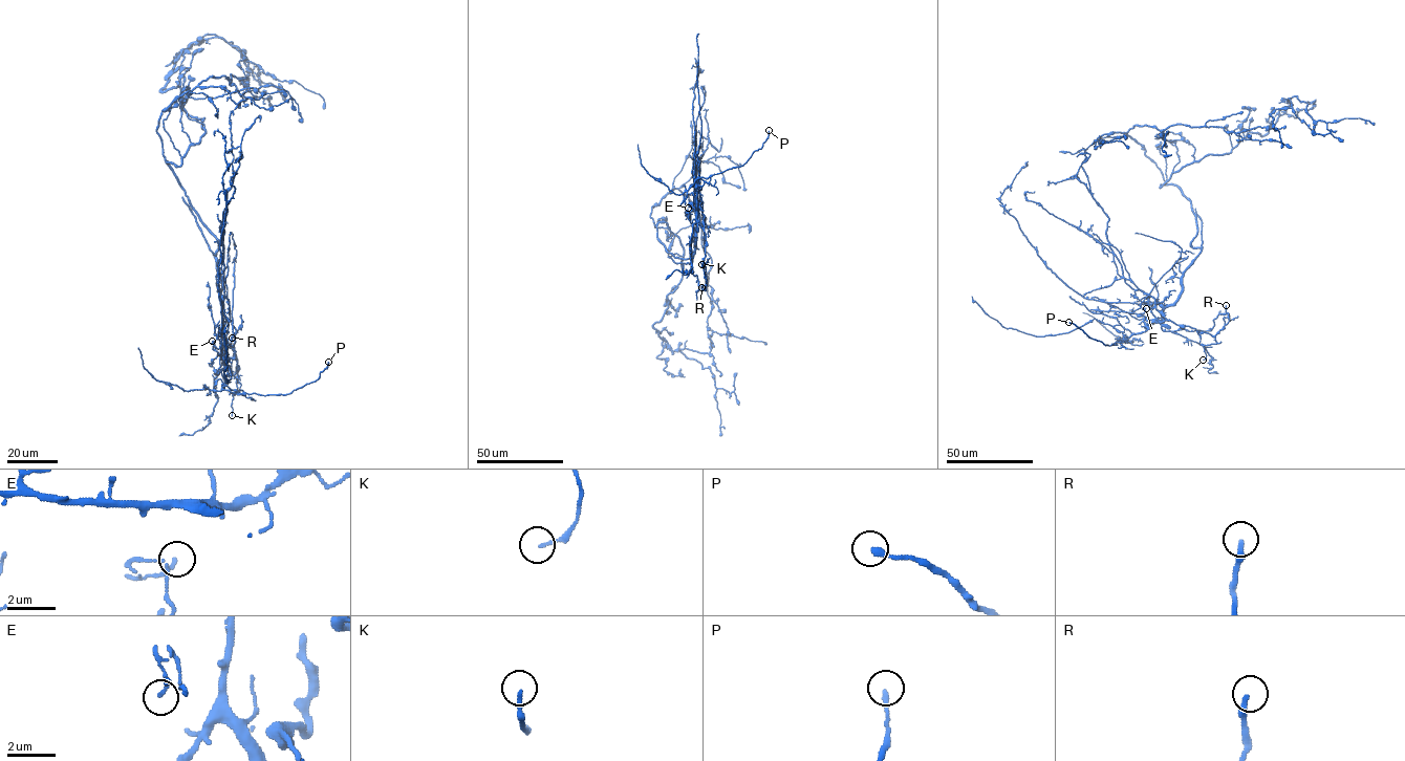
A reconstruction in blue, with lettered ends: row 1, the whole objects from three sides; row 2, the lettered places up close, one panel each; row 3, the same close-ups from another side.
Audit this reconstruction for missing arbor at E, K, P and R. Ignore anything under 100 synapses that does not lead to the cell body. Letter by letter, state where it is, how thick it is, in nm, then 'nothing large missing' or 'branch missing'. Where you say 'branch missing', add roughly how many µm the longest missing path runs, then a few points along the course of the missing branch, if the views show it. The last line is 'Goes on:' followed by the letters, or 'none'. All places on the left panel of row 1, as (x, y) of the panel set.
E: at (212, 341); 140 nm thick; nothing large missing
K: at (232, 415); 130 nm thick; nothing large missing
P: at (328, 362); 200 nm thick; nothing large missing
R: at (232, 338); 280 nm thick; nothing large missing
Goes on: none

